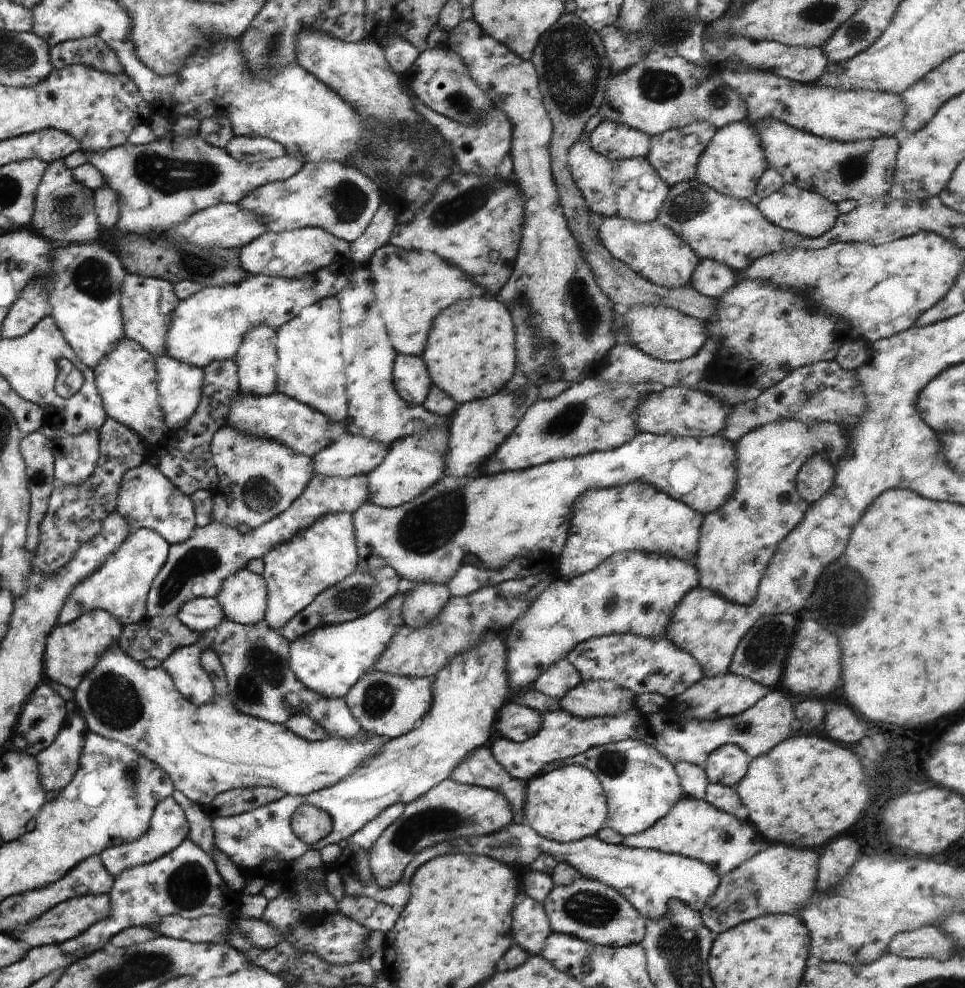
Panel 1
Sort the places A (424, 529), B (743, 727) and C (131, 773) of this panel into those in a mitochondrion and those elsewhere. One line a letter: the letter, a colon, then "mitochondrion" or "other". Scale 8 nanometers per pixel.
A: mitochondrion
B: mitochondrion
C: mitochondrion

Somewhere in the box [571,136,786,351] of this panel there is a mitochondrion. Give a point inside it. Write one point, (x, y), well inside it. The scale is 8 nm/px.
(691, 203)

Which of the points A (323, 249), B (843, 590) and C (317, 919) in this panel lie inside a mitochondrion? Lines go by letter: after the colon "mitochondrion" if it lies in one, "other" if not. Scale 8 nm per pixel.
A: other
B: mitochondrion
C: other

